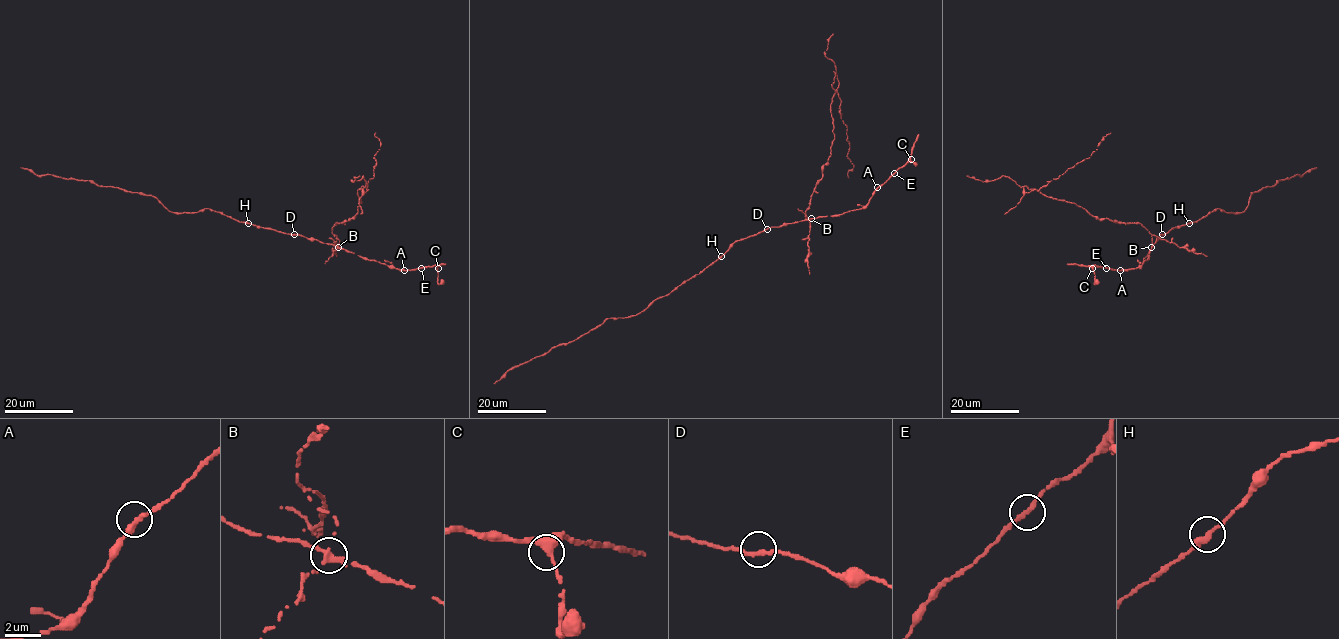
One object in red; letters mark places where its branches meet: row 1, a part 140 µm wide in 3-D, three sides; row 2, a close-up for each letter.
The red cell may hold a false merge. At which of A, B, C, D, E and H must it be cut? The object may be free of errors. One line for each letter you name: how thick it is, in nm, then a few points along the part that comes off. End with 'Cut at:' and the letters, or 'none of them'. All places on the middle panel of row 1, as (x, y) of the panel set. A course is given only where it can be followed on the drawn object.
B: 240 nm | (811, 218), (805, 210), (835, 138), (836, 90), (849, 142), (848, 178)
Cut at: B

